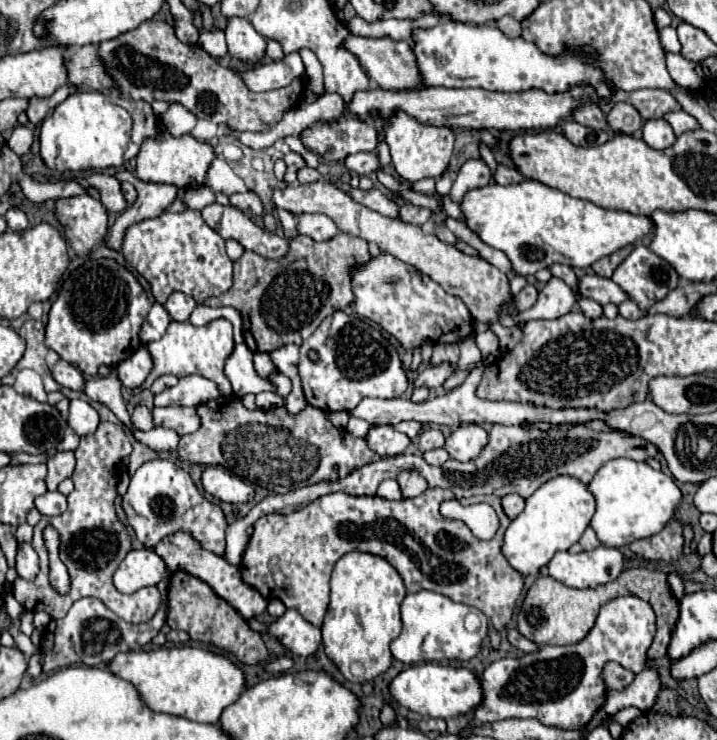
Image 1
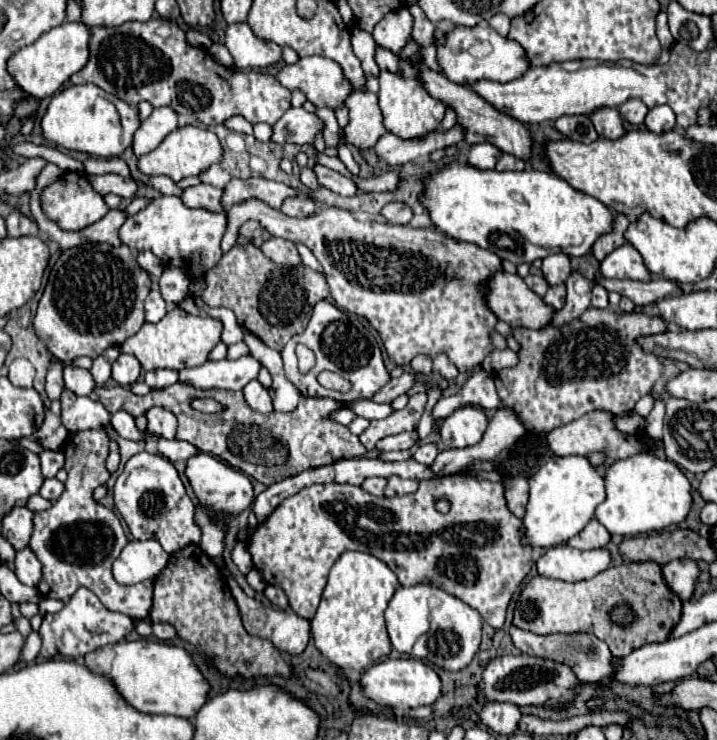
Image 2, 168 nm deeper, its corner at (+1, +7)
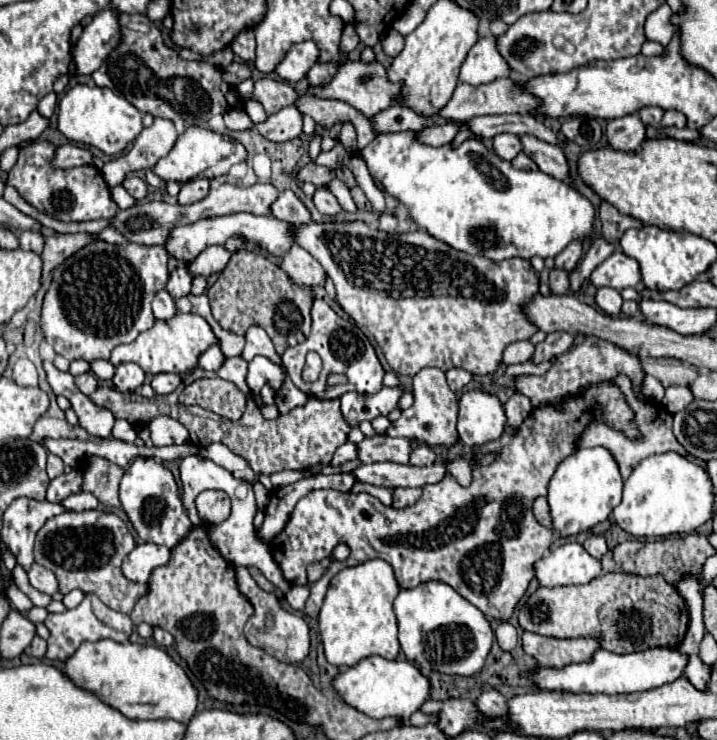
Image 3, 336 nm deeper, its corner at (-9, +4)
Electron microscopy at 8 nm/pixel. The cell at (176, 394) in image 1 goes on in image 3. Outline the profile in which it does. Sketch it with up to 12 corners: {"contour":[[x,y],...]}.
{"contour":[[254,357],[246,383],[252,393],[264,385],[280,389],[282,367],[266,357]]}

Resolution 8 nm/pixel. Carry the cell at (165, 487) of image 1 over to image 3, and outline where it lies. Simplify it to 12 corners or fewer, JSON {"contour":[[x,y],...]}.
{"contour":[[138,457],[120,503],[146,543],[174,549],[192,523],[178,483]]}

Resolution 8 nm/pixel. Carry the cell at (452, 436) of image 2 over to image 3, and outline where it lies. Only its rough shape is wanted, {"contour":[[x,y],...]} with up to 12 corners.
{"contour":[[472,389],[460,399],[458,435],[468,447],[500,439],[502,403]]}

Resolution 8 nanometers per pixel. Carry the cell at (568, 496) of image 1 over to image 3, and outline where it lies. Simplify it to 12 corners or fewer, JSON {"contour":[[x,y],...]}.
{"contour":[[576,449],[548,485],[552,531],[588,533],[622,499],[608,449]]}

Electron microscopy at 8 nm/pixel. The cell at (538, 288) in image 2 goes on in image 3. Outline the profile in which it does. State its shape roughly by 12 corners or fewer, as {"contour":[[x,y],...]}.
{"contour":[[550,271],[548,287],[552,295],[566,295],[570,287],[568,271]]}

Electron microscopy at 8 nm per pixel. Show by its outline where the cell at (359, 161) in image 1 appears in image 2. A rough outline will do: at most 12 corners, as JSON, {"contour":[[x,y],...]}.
{"contour":[[464,128],[402,140],[386,132],[374,146],[380,160],[402,166],[464,140]]}

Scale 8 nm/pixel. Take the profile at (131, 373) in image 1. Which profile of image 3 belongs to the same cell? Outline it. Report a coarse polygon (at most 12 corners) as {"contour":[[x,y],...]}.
{"contour":[[136,363],[116,367],[112,383],[118,391],[134,393],[144,383]]}

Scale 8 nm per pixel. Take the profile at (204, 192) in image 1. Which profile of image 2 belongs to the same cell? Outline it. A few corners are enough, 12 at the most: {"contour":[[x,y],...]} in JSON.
{"contour":[[152,176],[150,186],[160,194],[178,196],[182,190],[166,176]]}

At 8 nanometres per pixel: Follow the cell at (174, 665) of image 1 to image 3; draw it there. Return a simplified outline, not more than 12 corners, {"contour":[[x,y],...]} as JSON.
{"contour":[[82,643],[64,673],[130,719],[190,723],[198,689],[162,649]]}

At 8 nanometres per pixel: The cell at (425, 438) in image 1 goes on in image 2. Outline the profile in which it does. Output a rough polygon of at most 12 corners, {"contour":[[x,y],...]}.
{"contour":[[402,432],[376,442],[380,452],[408,450],[418,434]]}

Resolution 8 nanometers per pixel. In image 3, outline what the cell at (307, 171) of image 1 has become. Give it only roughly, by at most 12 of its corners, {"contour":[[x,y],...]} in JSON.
{"contour":[[328,189],[314,193],[314,205],[320,213],[336,215],[342,207]]}

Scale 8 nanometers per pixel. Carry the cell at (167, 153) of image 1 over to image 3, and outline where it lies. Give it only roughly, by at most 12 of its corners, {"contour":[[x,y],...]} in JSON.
{"contour":[[188,127],[154,165],[164,181],[220,177],[246,149]]}

